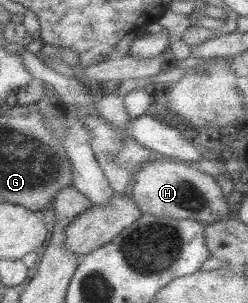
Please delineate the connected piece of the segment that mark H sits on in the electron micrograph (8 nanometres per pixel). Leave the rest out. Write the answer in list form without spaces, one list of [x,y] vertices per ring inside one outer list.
[[[153,158],[141,164],[132,176],[131,200],[140,214],[167,216],[171,219],[193,219],[203,226],[228,215],[225,195],[213,176],[185,167],[181,163]]]

